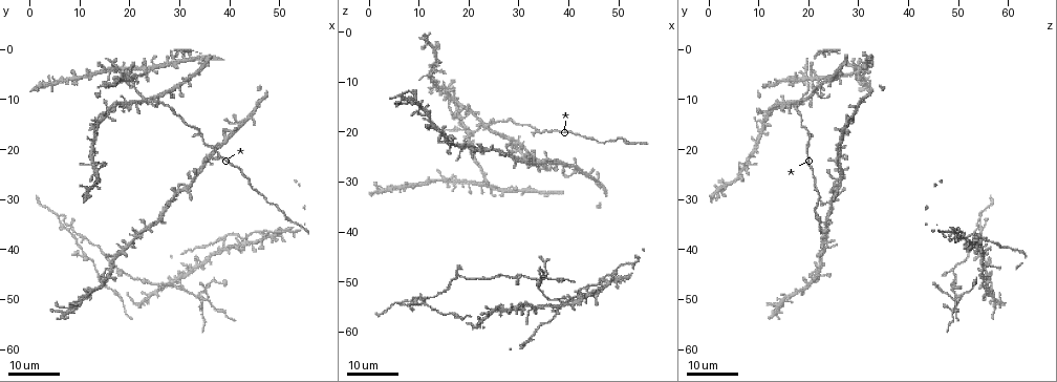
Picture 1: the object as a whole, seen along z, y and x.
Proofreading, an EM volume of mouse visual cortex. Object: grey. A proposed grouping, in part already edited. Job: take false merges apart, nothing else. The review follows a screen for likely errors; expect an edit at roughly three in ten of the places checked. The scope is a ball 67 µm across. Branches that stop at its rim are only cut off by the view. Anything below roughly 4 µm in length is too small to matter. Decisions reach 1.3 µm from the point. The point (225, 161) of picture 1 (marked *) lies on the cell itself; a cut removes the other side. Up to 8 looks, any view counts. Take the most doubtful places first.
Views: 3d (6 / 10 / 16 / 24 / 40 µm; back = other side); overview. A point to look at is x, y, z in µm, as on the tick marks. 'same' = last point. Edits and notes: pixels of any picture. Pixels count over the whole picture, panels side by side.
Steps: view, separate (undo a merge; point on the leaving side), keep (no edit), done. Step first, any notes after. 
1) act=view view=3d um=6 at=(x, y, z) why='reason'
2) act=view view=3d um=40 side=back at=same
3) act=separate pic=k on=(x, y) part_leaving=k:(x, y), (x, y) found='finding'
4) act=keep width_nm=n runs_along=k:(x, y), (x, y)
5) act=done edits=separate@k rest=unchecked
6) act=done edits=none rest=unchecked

act=view view=3d um=24 at=(42.0, 14.5, 27.5) why='small branch off a trunk'

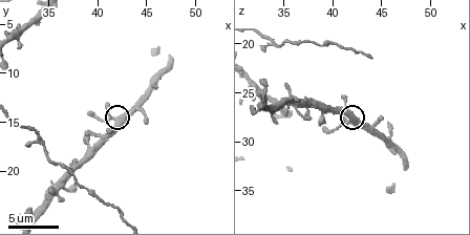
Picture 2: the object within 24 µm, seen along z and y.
act=view view=3d um=6 at=(41.8, 14.8, 28.0)

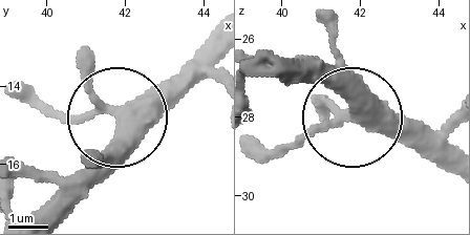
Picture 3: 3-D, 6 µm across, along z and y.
act=keep width_nm=380 found='one cell here'

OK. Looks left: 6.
act=view view=3d um=16 at=(38.5, 37.5, 54.0) why='three-way junction'

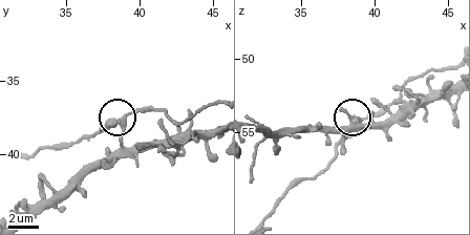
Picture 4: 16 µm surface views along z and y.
act=view view=3d um=6 at=same

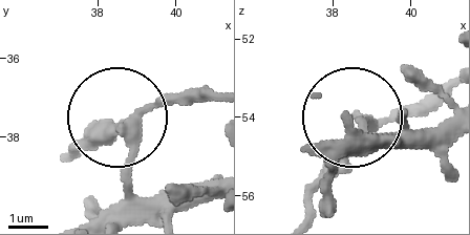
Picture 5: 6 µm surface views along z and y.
act=keep arms=3 runs_along=5:(213, 102), (164, 102), (77, 139) found='one cell here'

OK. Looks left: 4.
act=view view=3d um=16 at=(17.5, 44.0, 49.0) why='arms part here'

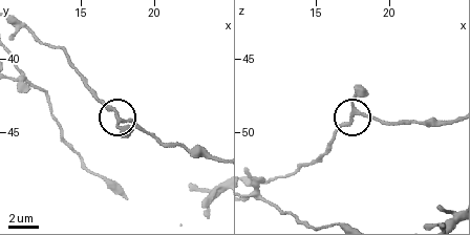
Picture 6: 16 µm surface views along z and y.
act=view view=3d um=6 at=(17.8, 44.0, 48.6)

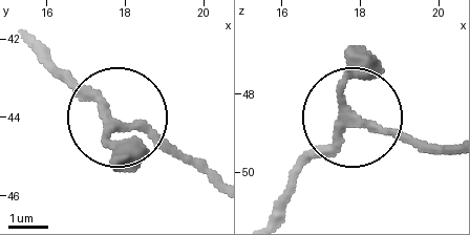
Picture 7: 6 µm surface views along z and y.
act=keep side_arm_um=28 found='continuous, no second cell'

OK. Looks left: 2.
act=view view=3d um=16 at=(29.0, 47.0, 49.5) why='sudden change in width'

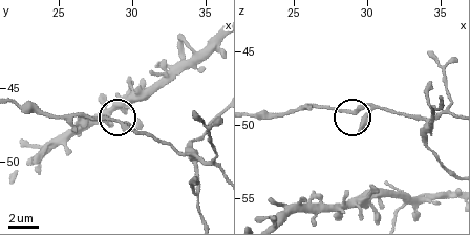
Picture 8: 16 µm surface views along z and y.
act=view view=3d um=6 at=(28.8, 47.0, 49.0) why='zoom in'

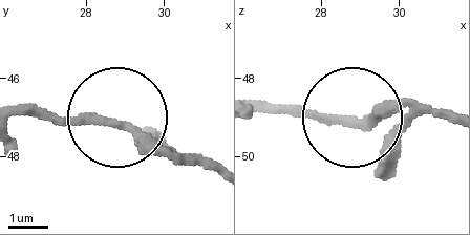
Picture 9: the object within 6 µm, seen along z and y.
act=keep found='all the same cell'

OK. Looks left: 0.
act=done edits=none rest=unchecked

